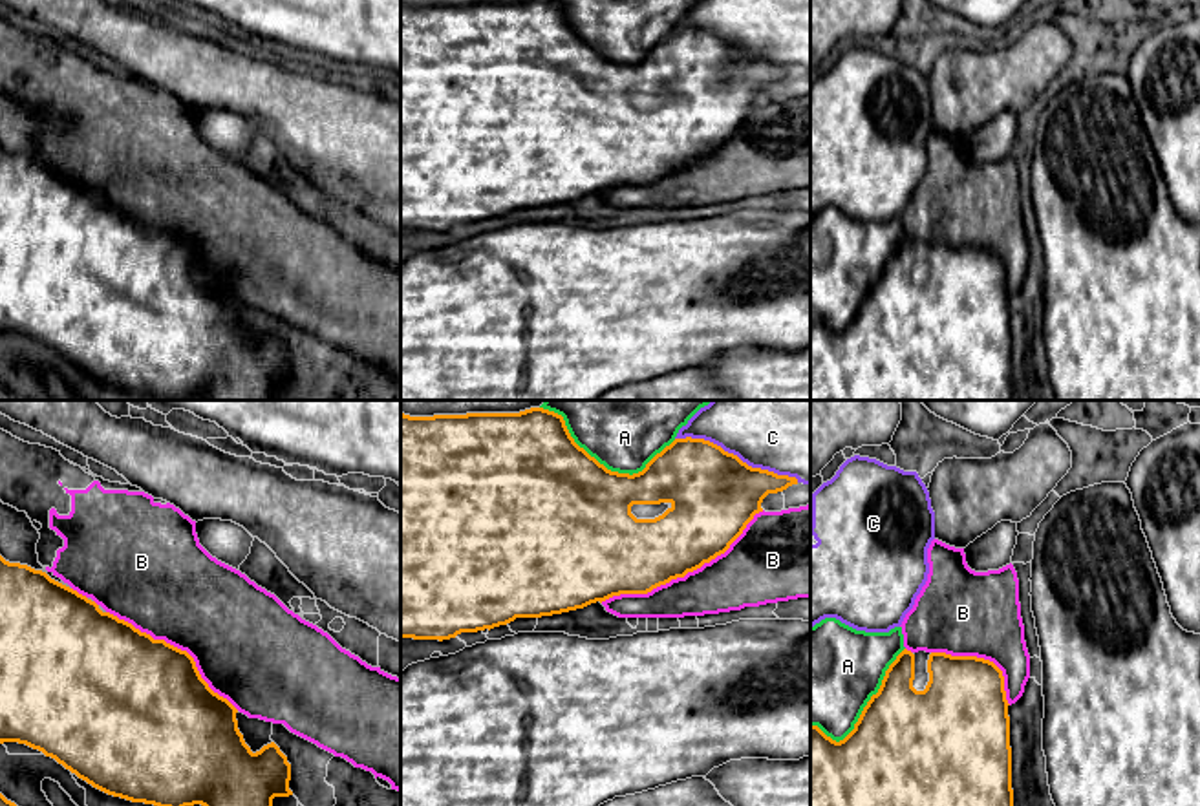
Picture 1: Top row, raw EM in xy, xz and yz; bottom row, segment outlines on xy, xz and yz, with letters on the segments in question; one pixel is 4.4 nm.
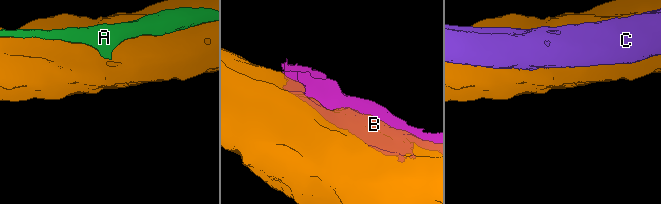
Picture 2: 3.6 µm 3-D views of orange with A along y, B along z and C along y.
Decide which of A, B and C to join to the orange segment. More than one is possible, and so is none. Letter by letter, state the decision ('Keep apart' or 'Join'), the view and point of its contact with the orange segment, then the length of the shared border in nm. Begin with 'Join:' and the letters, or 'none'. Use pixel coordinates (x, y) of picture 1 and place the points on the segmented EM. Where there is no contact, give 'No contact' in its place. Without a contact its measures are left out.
Join: none
A: Keep apart. Touches orange at xz (602, 465). Shared border 600 nm
B: Keep apart. Touches orange at xz (685, 574). Shared border 800 nm
C: Keep apart. Touches orange at xz (736, 456). Shared border 600 nm

